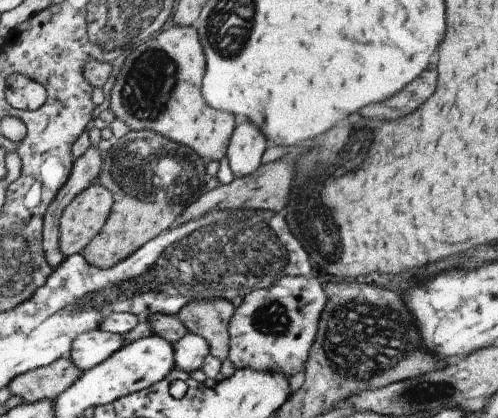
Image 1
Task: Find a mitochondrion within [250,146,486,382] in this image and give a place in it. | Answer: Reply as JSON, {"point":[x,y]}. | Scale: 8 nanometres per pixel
{"point":[464,321]}

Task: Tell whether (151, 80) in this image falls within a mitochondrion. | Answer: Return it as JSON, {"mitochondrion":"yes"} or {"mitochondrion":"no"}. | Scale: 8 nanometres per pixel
{"mitochondrion":"yes"}

